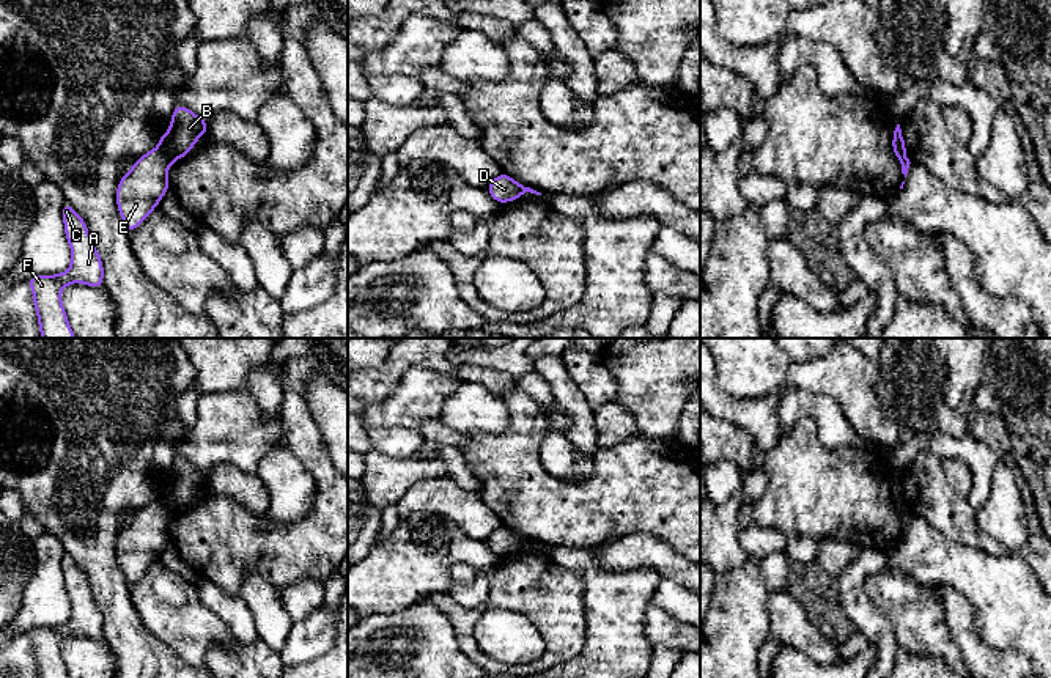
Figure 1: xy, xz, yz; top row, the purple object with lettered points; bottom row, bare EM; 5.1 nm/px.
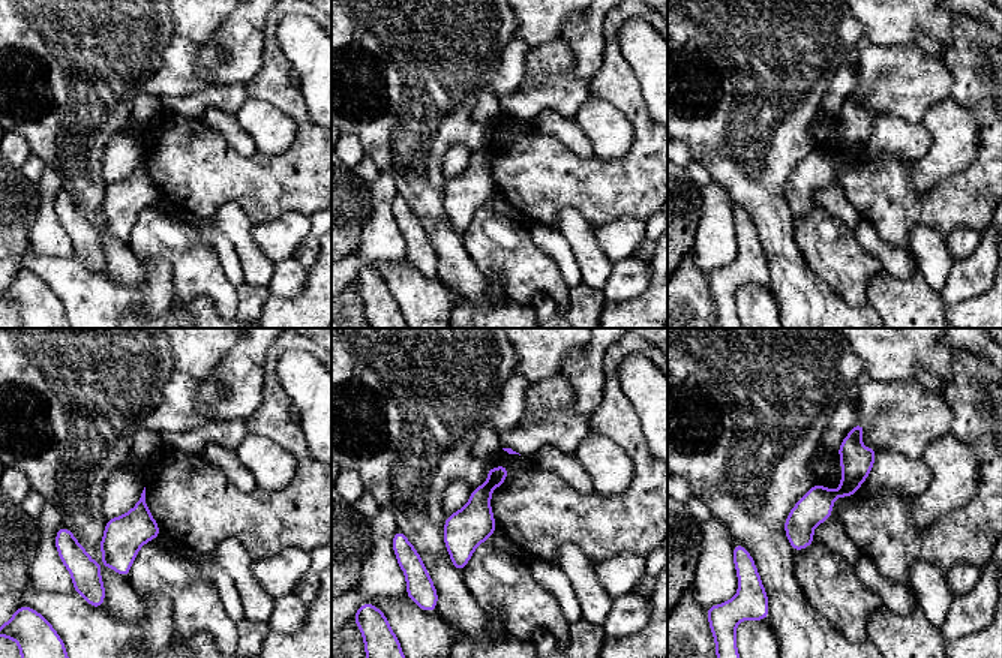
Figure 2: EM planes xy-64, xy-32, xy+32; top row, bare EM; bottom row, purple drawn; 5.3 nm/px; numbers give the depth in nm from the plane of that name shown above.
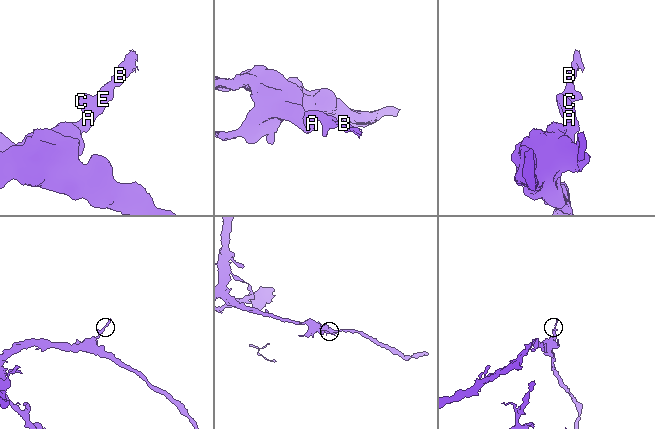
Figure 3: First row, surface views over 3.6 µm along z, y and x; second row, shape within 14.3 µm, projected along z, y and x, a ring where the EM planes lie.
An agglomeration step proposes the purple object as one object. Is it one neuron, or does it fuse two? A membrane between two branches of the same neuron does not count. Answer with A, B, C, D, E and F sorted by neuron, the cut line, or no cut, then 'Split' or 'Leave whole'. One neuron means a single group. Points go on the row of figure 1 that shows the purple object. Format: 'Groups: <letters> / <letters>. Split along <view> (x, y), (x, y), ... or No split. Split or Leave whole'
Groups: A C D E F / B. Split along xy (158, 147), (170, 162). Split

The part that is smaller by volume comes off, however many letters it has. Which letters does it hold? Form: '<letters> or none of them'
B

